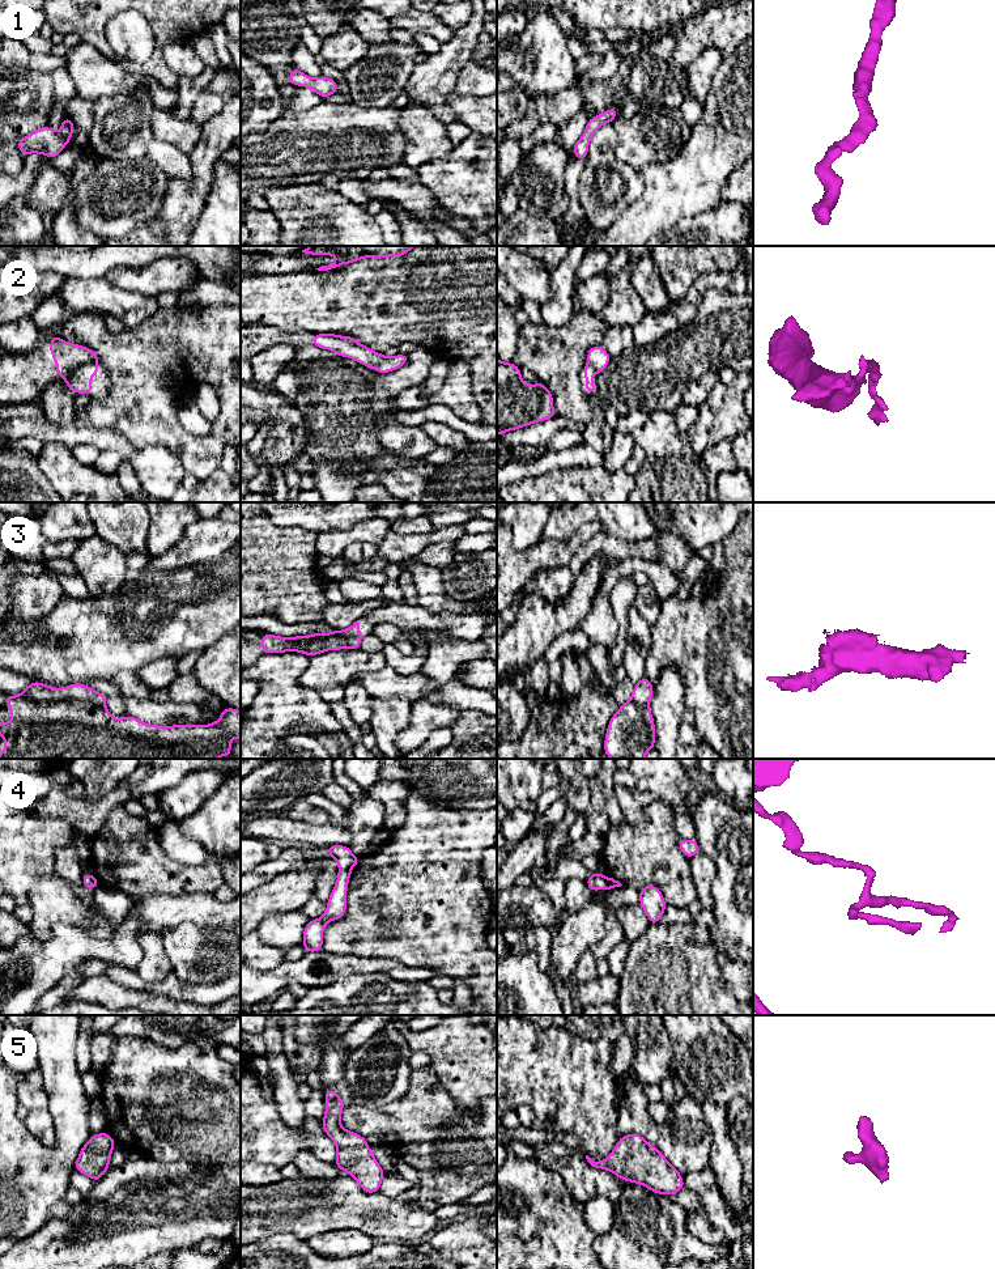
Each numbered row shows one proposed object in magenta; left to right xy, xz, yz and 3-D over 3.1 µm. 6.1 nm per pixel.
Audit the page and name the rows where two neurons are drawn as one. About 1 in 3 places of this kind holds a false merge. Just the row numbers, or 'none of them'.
2, 3

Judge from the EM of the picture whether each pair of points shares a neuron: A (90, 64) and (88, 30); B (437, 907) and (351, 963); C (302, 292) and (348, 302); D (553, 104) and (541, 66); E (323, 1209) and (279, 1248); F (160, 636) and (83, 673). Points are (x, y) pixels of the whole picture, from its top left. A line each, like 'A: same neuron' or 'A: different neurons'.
A: different neurons
B: different neurons
C: same neuron
D: different neurons
E: different neurons
F: same neuron

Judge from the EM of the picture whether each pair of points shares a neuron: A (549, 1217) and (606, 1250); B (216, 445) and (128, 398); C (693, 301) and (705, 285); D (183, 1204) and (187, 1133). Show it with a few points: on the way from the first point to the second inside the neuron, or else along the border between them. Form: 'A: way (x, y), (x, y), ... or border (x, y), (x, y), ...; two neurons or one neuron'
A: border (598, 1235), (595, 1240), (596, 1255); two neurons
B: way (194, 445), (181, 442), (149, 411); one neuron
C: way (693, 297), (701, 289); one neuron
D: border (156, 1159), (216, 1166); two neurons

